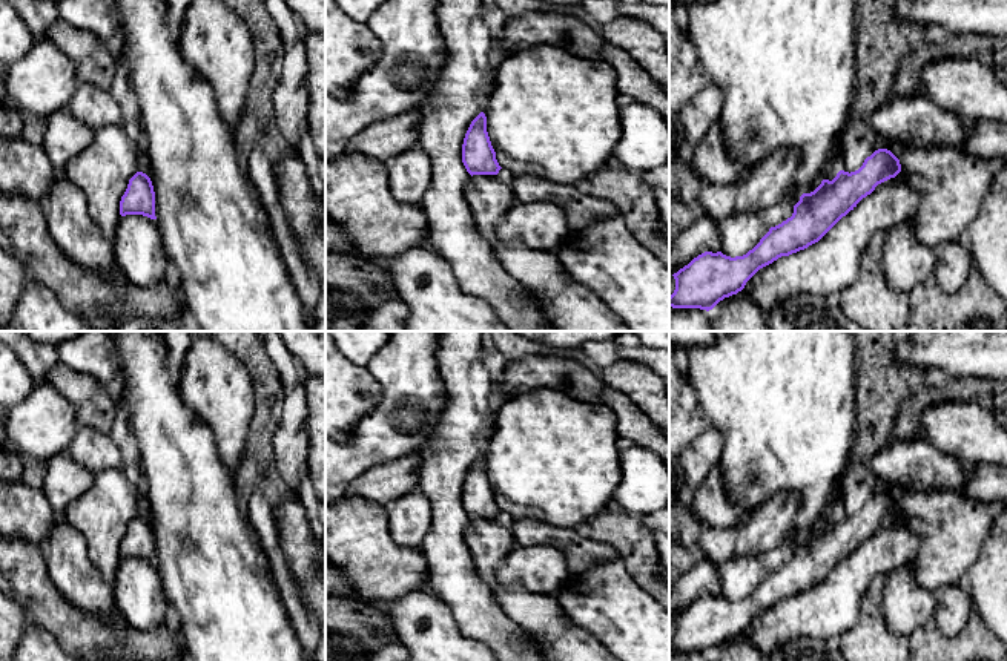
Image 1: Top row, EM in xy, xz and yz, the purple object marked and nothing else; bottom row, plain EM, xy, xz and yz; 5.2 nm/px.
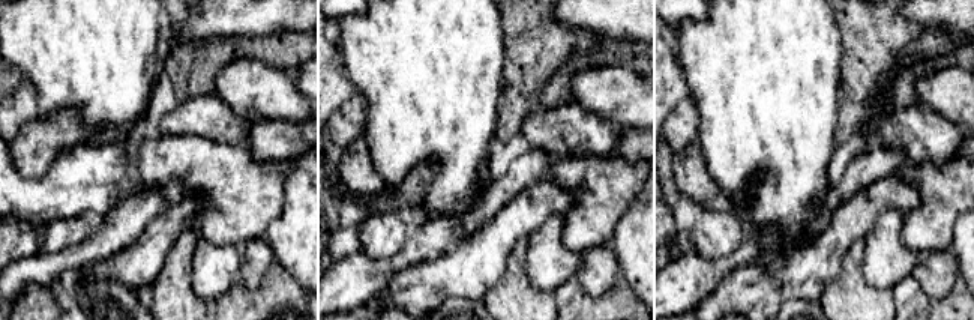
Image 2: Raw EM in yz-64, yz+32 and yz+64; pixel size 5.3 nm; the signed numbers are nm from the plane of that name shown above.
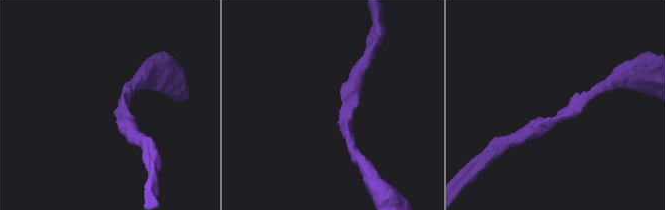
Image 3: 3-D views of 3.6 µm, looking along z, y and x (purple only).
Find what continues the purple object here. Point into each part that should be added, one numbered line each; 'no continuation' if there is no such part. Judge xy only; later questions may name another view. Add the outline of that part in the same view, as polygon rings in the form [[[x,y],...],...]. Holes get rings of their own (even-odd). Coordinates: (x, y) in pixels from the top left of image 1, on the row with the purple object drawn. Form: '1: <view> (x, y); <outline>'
1: xy (140, 255); [[[143,215],[121,216],[112,242],[115,262],[129,282],[152,287],[166,281],[170,259],[157,219]]]

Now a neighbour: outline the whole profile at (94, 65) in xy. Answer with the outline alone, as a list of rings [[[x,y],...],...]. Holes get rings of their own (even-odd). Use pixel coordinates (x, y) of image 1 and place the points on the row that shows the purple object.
[[[58,18],[48,29],[46,38],[74,63],[80,83],[89,83],[103,90],[111,89],[117,64],[104,41],[95,34]]]

